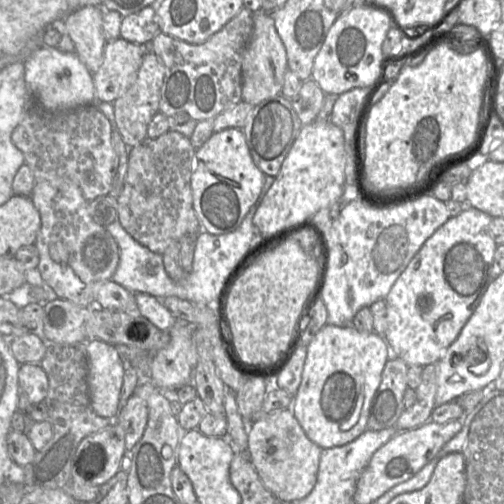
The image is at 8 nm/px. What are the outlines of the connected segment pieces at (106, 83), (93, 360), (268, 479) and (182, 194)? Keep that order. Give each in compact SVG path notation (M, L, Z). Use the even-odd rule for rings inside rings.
M121 37L106 42L103 61L93 73L97 102L113 103L134 81L145 47Z
M101 340L86 341L86 352L91 405L97 415L112 418L120 402L126 360L114 345Z
M291 409L274 411L248 425L247 454L264 487L281 503L299 502L313 490L321 450L306 436Z
M168 130L157 138L146 137L139 145L129 148L127 173L123 189L117 198L117 220L134 240L153 253L163 255L171 243L179 242L186 234L202 231L193 209L191 191L195 152L190 138L173 130Z

